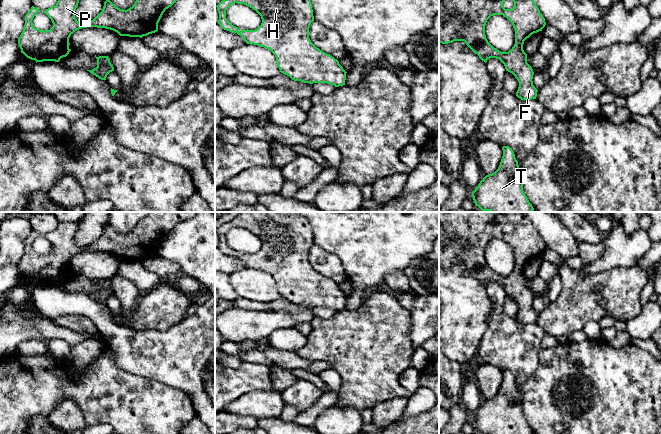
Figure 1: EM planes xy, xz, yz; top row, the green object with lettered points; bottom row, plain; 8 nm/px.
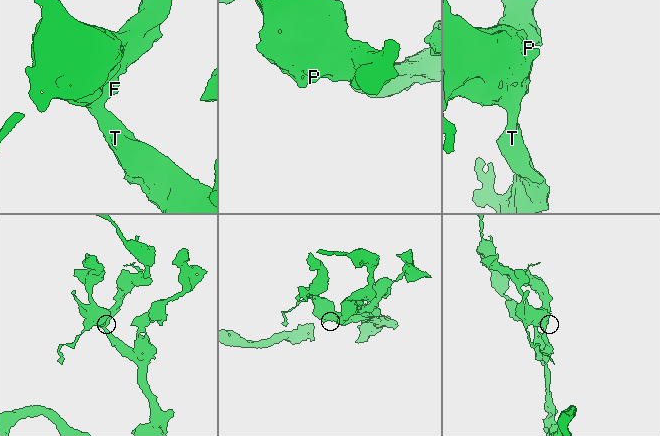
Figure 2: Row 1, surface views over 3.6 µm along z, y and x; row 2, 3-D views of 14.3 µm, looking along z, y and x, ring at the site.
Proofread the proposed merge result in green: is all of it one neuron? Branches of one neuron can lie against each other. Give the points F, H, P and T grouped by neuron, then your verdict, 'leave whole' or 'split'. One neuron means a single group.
groups F H P T; leave whole

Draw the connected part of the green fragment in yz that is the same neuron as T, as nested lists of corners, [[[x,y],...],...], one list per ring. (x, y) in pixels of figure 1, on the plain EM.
[[[503,370],[498,393],[486,399],[472,416],[481,434],[534,434],[523,415],[518,385],[509,370]]]

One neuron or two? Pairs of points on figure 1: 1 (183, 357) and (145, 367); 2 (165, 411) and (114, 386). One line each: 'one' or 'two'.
1: one
2: one

